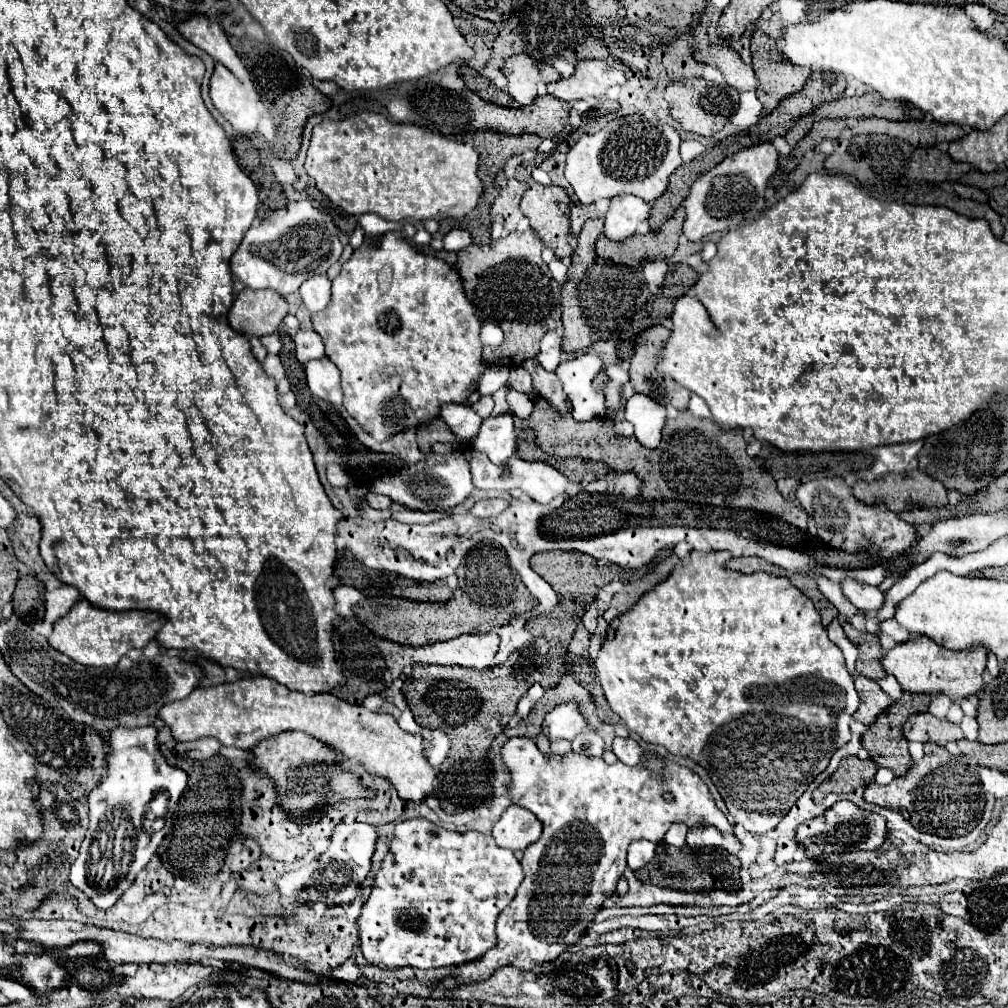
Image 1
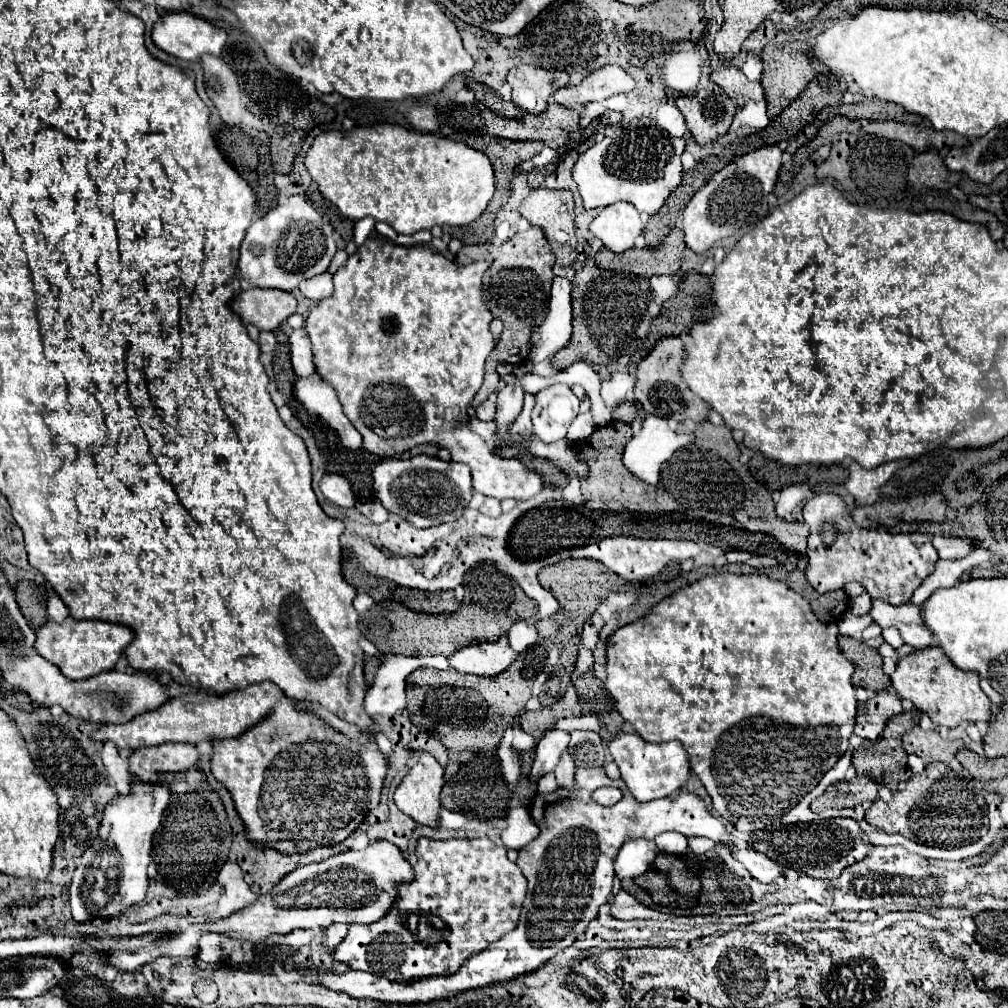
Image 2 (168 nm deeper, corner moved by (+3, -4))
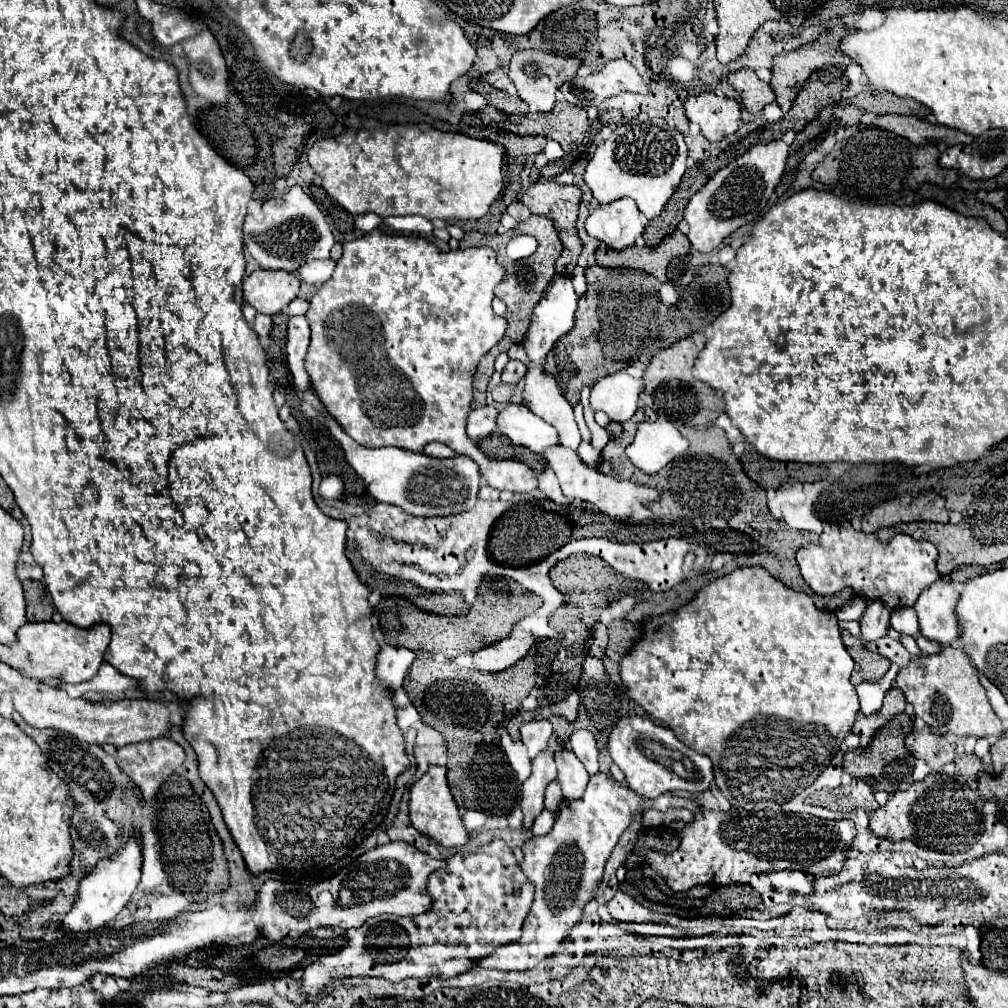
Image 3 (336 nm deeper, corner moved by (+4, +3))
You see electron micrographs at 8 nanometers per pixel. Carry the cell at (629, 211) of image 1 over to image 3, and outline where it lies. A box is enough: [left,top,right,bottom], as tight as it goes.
[586,198,646,250]

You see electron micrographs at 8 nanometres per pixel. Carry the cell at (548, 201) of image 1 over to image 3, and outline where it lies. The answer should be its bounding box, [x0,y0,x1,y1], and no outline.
[522,180,582,276]

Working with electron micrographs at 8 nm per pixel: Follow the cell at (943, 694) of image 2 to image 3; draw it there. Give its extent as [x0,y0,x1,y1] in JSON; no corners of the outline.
[896,646,1004,738]

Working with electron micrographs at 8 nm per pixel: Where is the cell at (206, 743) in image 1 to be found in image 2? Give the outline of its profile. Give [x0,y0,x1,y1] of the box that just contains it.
[129,743,199,783]

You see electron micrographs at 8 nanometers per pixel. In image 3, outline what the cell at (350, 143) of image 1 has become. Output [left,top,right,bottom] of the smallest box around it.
[308,124,504,222]

